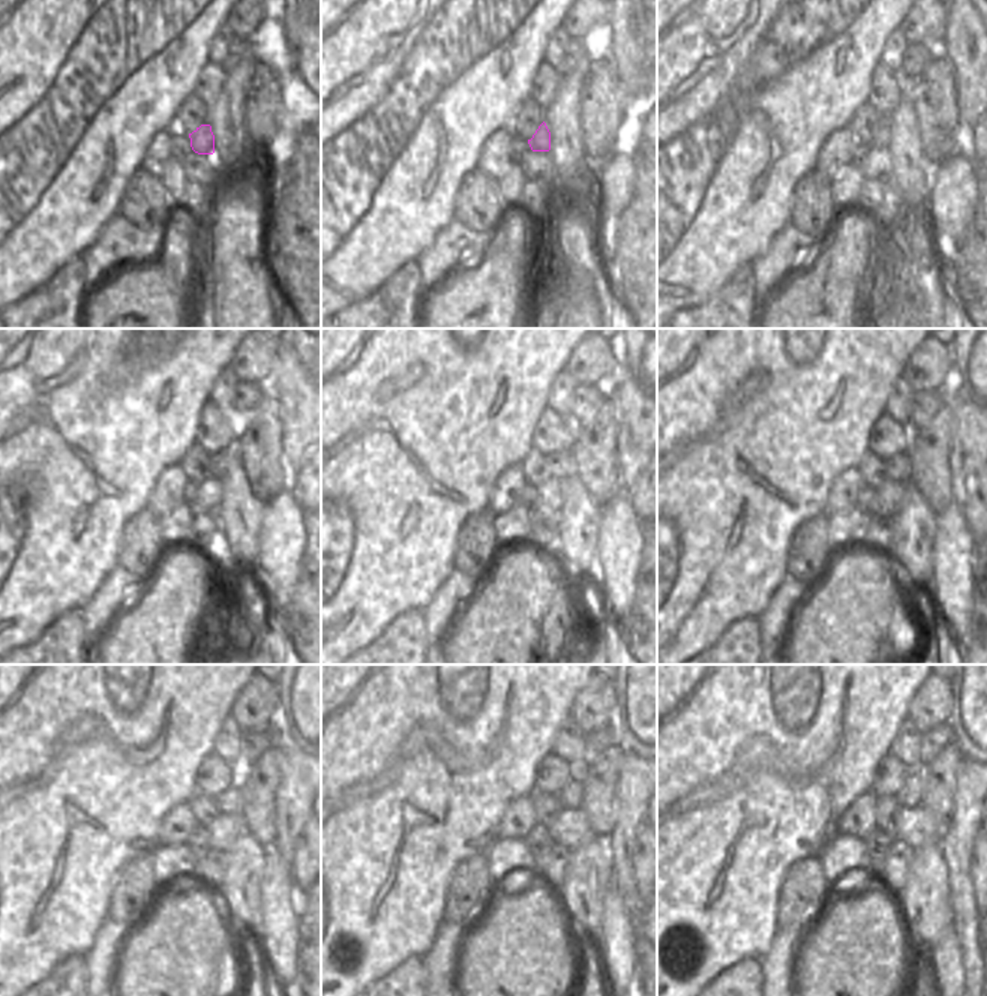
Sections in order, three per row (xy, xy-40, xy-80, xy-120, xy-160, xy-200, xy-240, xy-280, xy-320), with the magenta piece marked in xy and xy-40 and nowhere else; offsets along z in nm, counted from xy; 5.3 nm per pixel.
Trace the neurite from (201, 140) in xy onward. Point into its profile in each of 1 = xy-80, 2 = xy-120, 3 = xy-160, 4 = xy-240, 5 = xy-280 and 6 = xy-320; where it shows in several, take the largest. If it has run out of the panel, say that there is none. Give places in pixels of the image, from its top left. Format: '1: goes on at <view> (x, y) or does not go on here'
1: goes on at xy-80 (881, 138)
2: goes on at xy-120 (218, 461)
3: goes on at xy-160 (561, 464)
4: goes on at xy-240 (230, 801)
5: goes on at xy-280 (572, 795)
6: goes on at xy-320 (911, 795)

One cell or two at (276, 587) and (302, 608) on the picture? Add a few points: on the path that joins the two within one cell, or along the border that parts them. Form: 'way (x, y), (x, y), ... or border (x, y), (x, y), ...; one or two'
border (300, 564), (290, 602), (279, 612); two

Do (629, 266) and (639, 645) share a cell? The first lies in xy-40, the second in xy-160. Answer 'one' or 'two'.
one

